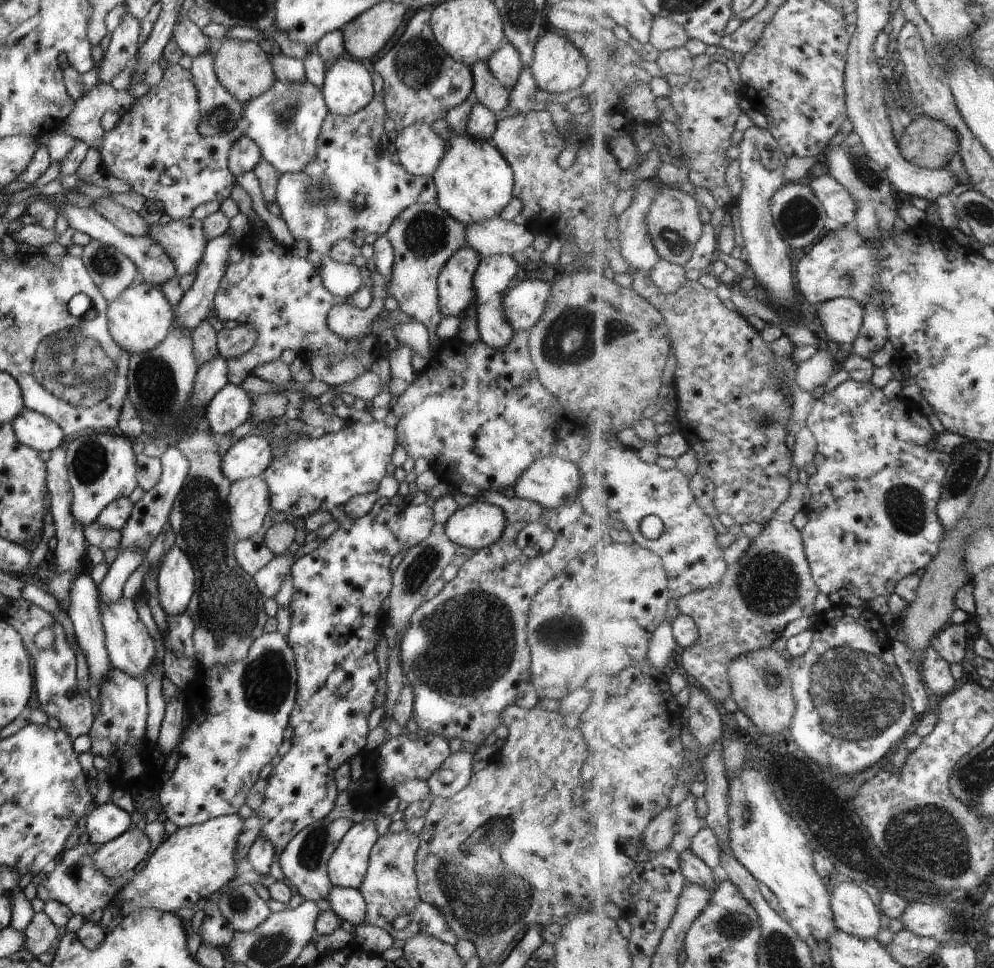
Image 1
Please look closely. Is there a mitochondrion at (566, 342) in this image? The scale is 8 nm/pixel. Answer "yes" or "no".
yes

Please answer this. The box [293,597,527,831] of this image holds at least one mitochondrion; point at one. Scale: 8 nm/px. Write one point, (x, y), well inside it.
(435, 678)

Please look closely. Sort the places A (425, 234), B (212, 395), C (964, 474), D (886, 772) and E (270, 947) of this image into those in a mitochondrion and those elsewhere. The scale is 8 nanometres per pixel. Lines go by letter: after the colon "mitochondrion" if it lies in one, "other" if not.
A: mitochondrion
B: other
C: mitochondrion
D: other
E: mitochondrion

